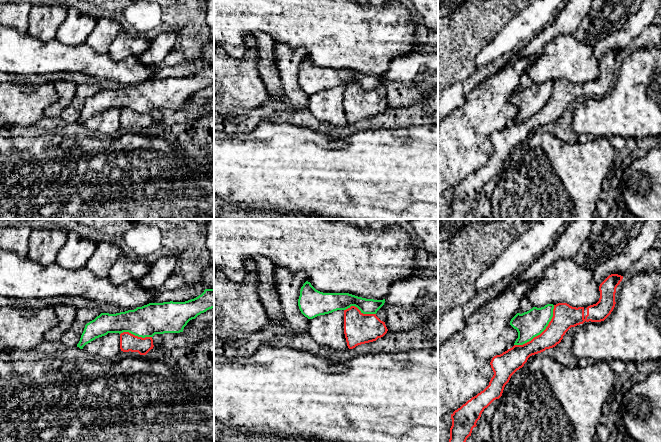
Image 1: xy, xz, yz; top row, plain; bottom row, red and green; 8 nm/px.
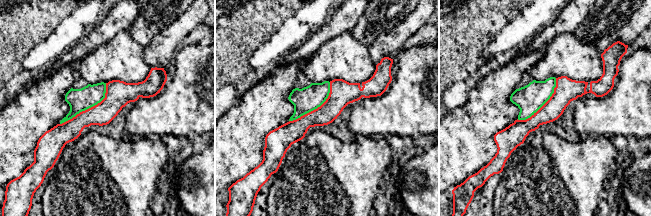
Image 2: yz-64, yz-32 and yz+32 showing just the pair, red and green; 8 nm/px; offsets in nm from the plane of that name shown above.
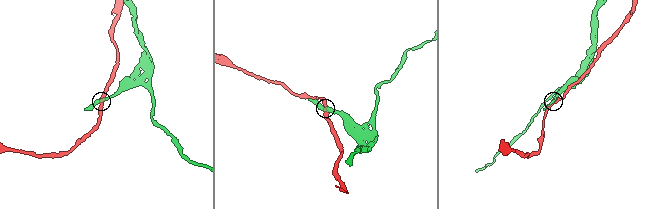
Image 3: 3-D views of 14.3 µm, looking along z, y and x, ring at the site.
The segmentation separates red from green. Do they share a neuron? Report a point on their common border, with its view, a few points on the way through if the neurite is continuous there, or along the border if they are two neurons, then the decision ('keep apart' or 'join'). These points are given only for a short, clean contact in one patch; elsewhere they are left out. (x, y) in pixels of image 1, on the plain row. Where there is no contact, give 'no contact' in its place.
contact yz (542, 108); keep apart

